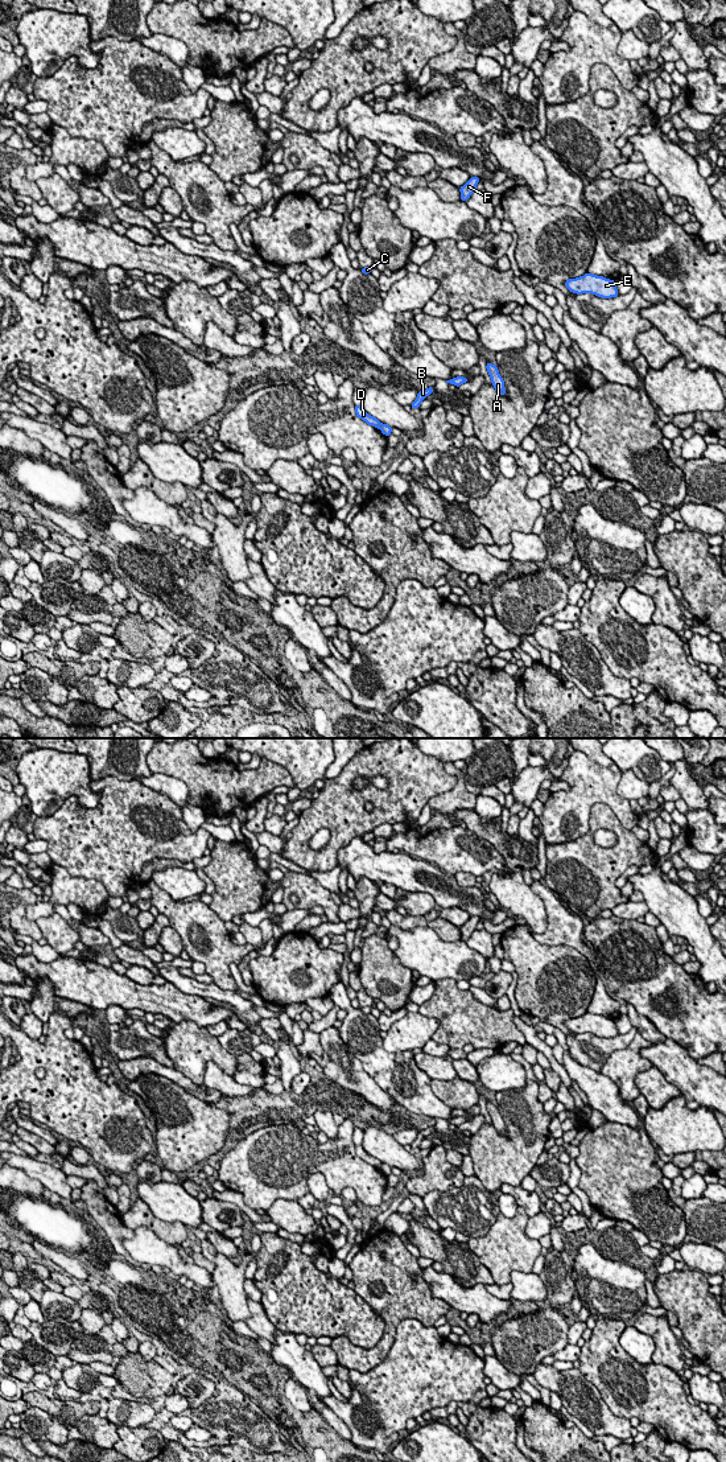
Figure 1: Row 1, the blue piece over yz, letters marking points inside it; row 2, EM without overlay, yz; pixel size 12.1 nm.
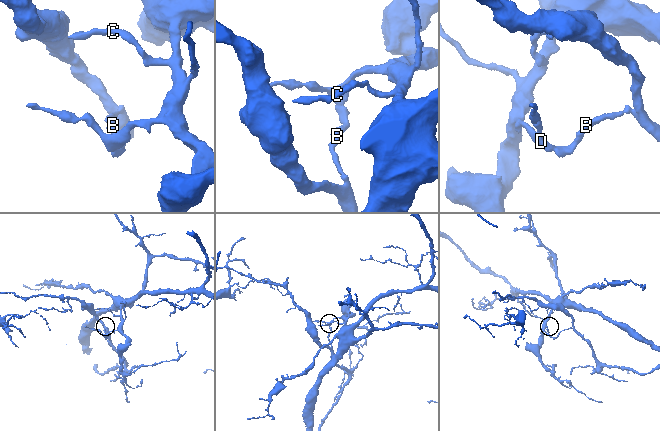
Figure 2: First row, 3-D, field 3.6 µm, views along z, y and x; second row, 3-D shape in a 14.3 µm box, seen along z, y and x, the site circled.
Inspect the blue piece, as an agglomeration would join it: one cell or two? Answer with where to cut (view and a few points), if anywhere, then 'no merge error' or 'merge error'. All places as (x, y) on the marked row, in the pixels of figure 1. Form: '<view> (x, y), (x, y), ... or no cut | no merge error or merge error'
yz (382, 424), (379, 428) | merge error

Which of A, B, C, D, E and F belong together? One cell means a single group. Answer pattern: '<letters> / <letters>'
A B / C D E F

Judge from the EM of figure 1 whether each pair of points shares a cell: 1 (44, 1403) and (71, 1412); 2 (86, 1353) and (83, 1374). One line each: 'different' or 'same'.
1: same
2: different

